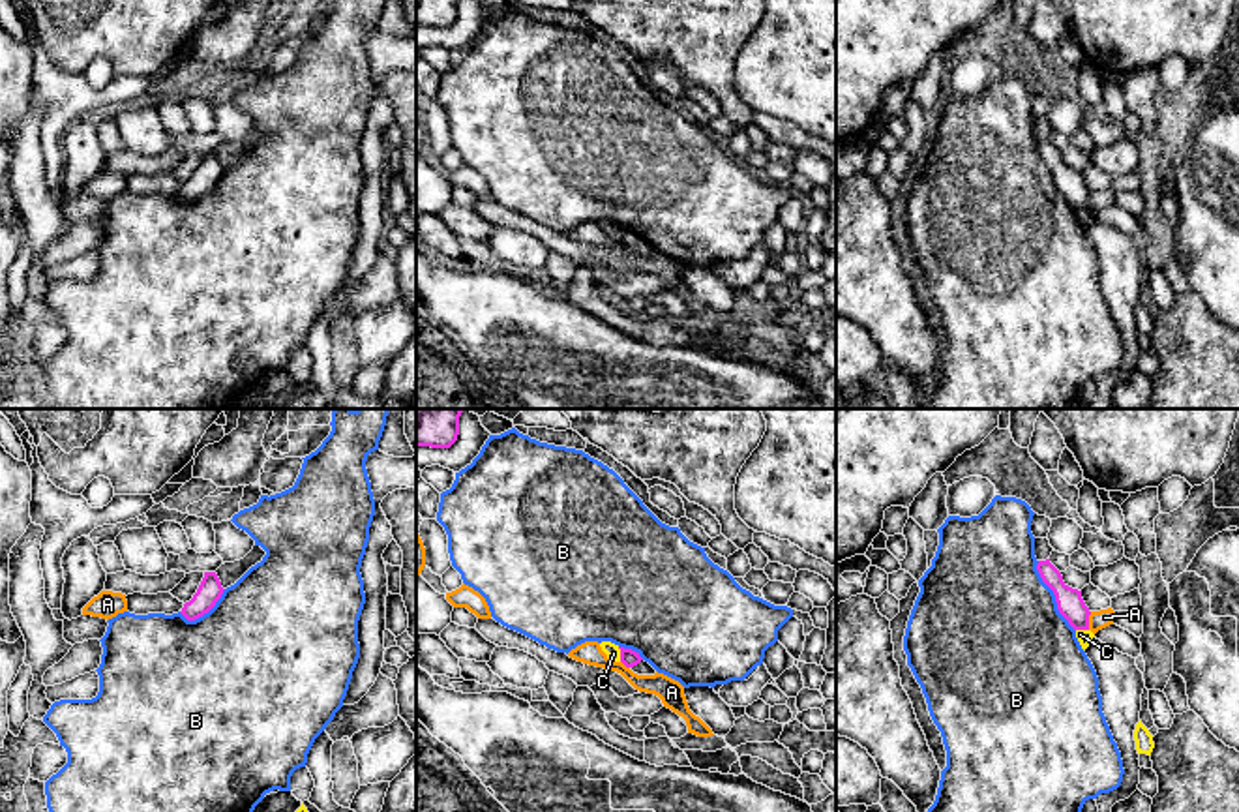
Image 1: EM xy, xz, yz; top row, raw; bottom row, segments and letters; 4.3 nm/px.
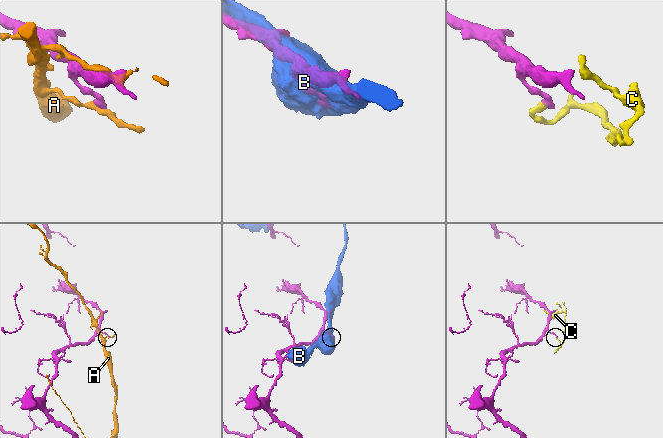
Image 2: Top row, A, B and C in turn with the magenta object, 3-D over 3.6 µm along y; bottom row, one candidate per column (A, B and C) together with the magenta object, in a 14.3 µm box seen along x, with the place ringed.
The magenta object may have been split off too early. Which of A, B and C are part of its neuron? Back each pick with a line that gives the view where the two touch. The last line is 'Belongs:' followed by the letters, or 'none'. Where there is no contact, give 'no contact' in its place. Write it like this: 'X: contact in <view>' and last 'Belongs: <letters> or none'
Belongs: none

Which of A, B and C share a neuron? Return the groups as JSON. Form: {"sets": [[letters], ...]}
{"sets": [["A"], ["B"], ["C"]]}

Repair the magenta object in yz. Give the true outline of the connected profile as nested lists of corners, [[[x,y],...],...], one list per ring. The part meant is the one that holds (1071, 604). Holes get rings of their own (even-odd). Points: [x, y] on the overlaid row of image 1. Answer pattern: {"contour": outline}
{"contour": [[[1038,561],[1037,570],[1042,581],[1053,591],[1059,613],[1074,630],[1089,630],[1089,608],[1082,598],[1082,591],[1068,587],[1061,572],[1046,561]]]}

